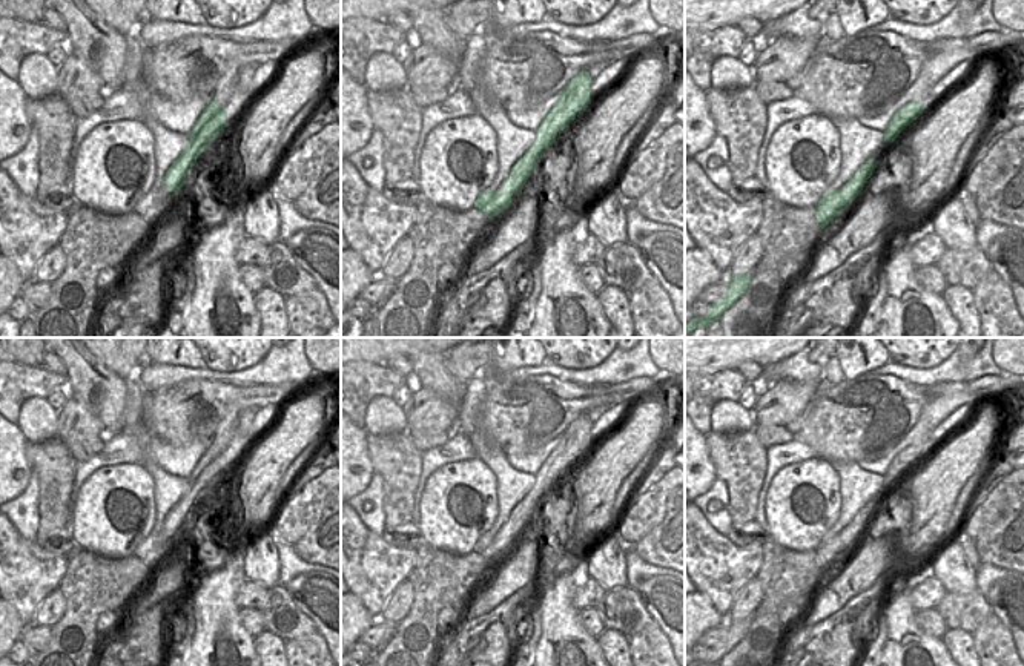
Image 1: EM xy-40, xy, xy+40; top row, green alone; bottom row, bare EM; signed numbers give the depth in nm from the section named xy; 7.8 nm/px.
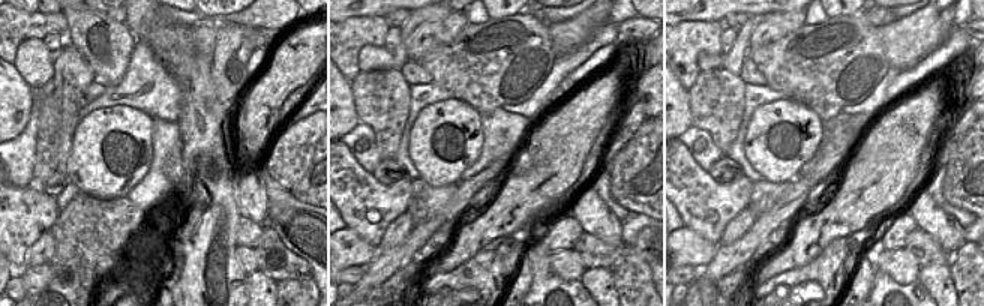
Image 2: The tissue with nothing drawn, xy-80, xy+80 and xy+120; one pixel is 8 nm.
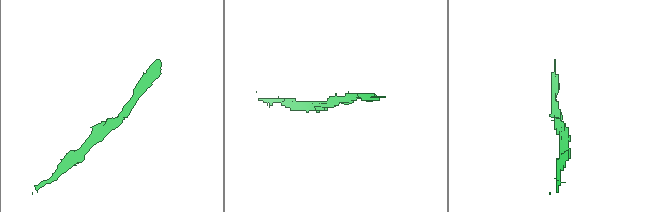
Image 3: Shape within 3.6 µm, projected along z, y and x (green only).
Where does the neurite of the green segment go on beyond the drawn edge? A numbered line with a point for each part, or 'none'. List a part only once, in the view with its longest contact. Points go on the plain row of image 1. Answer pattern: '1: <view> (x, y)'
1: xy-40 (234, 433)

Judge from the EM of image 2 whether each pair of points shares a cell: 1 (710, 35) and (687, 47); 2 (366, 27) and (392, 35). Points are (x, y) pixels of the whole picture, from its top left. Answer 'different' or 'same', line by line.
1: same
2: different

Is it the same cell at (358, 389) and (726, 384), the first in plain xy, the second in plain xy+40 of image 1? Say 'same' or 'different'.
same

